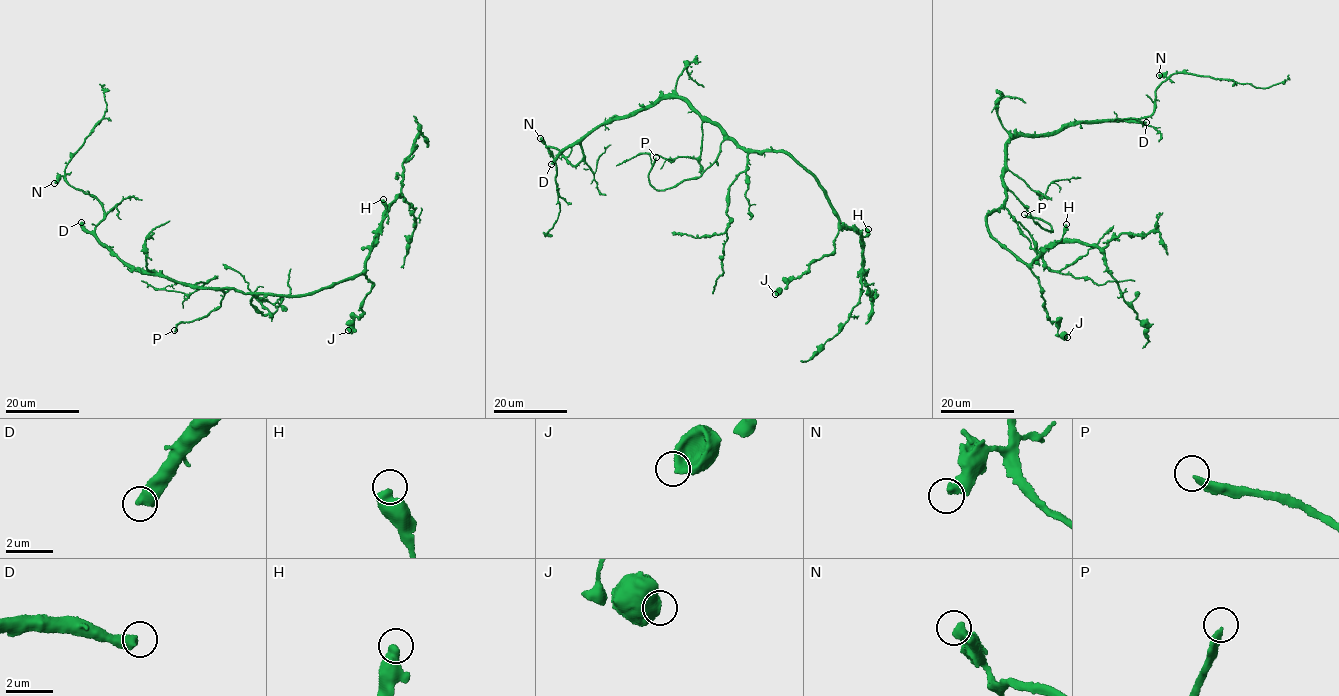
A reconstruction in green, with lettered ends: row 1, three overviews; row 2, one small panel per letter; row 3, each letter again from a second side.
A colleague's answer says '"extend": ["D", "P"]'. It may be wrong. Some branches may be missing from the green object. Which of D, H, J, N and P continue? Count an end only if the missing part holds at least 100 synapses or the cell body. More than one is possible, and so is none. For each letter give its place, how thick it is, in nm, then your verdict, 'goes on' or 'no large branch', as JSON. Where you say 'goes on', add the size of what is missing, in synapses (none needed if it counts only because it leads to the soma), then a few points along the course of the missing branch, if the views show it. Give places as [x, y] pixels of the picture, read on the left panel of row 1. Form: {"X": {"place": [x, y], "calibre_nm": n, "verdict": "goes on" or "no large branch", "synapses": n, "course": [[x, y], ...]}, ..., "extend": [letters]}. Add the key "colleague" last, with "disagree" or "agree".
{"D": {"place": [81, 222], "calibre_nm": 500, "verdict": "goes on", "synapses": 150, "course": [[81, 222], [86, 216], [112, 212], [128, 178], [127, 122], [134, 114], [155, 105], [153, 112], [155, 109]]}, "H": {"place": [383, 199], "calibre_nm": 500, "verdict": "no large branch"}, "J": {"place": [348, 330], "calibre_nm": 600, "verdict": "no large branch"}, "N": {"place": [54, 183], "calibre_nm": 460, "verdict": "no large branch"}, "P": {"place": [174, 330], "calibre_nm": 280, "verdict": "goes on"}, "extend": ["D", "P"], "colleague": "agree"}

